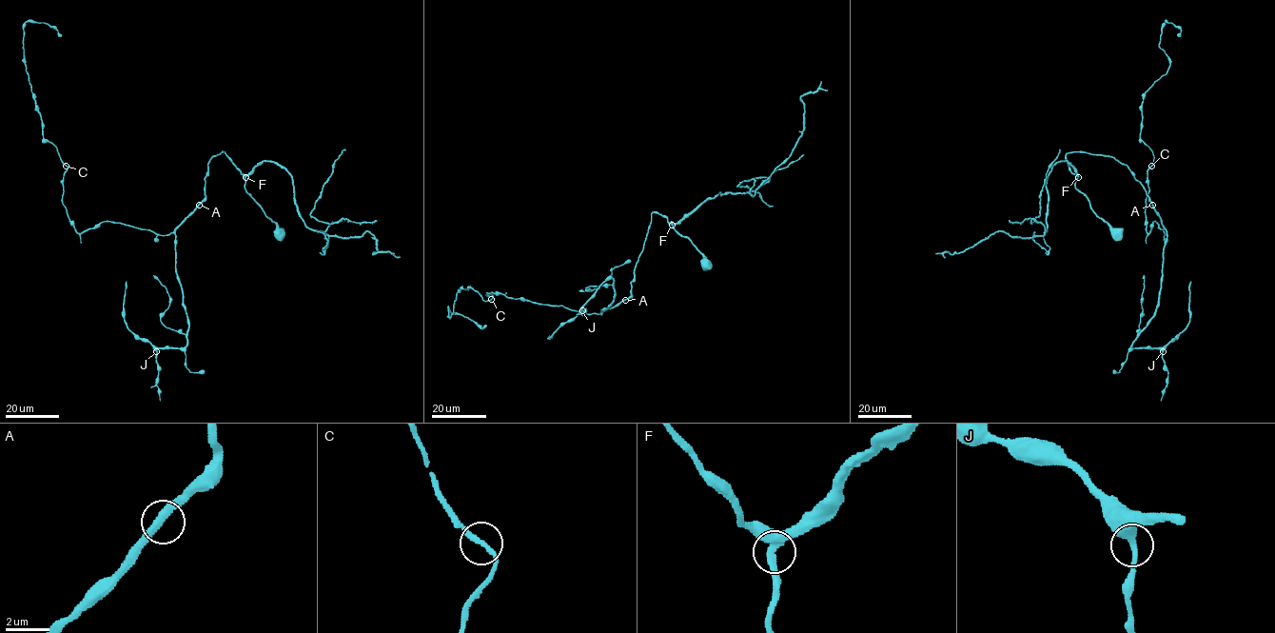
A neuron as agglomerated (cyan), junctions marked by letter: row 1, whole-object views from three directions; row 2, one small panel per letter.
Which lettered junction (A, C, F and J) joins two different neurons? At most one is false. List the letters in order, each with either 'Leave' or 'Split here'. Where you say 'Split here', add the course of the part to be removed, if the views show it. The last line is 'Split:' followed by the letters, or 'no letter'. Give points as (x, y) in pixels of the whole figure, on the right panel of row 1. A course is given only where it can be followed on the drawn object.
A: Leave
C: Leave
F: Leave
J: Leave
Split: no letter

